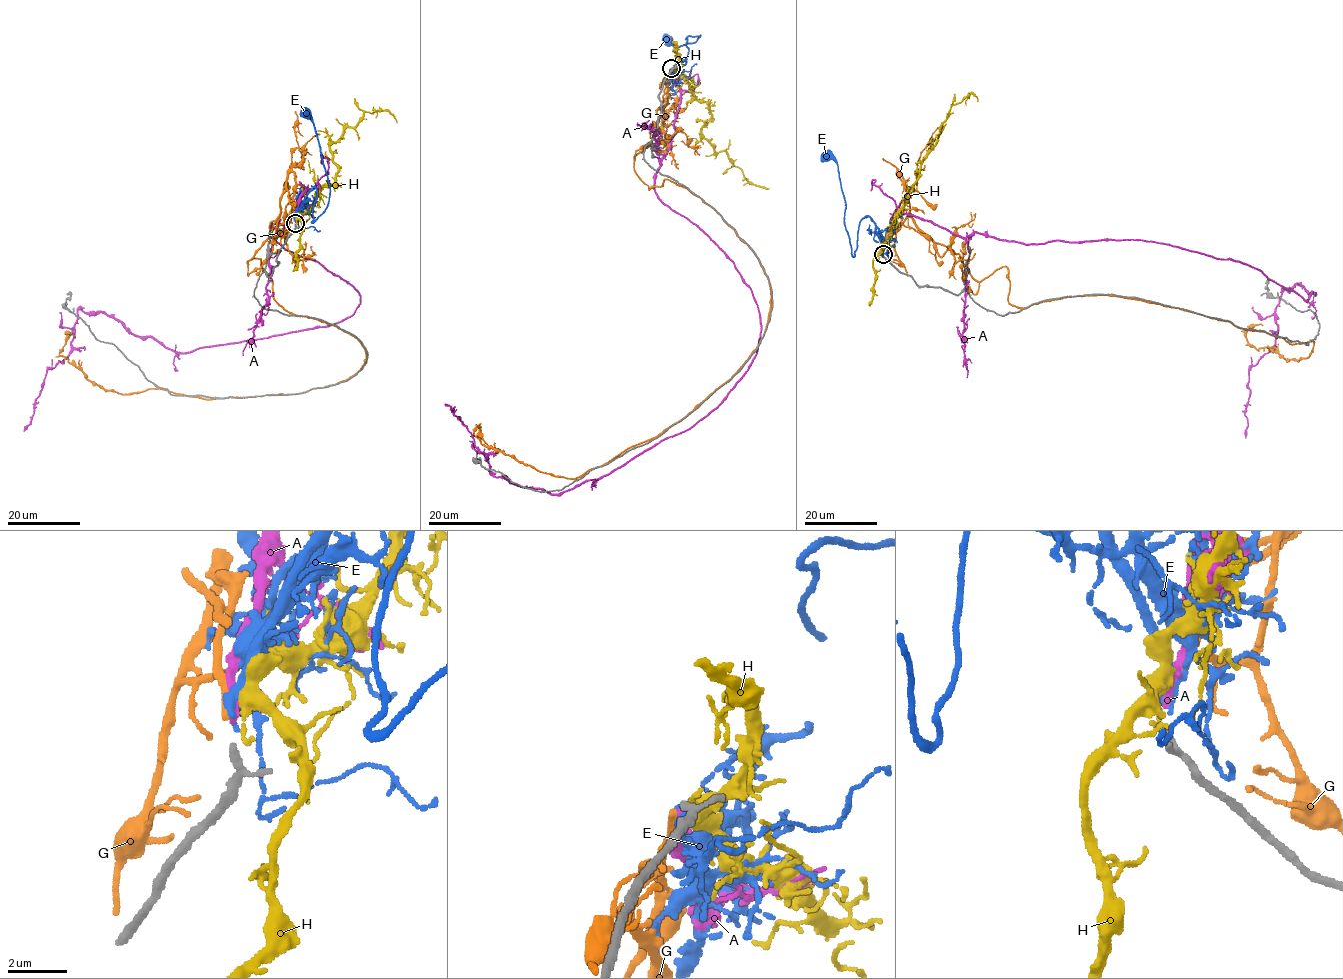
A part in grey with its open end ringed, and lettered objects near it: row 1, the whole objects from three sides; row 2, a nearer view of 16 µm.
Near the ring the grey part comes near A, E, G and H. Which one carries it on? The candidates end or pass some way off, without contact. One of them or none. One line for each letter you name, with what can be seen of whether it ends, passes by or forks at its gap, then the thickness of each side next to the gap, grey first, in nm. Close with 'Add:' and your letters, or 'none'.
E: it ends there; 180 nm thick on the grey side, 120 nm on the other
Add: E

